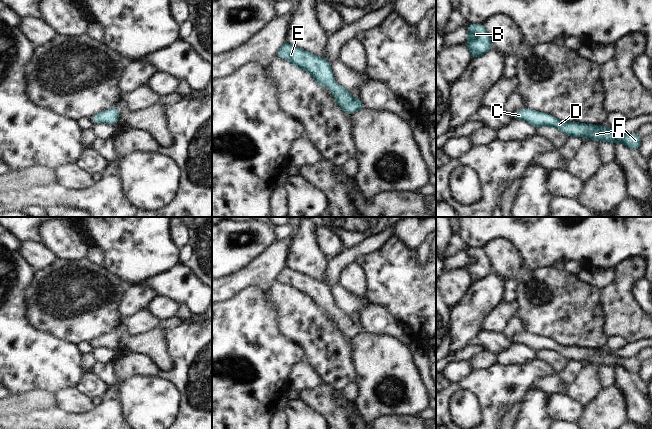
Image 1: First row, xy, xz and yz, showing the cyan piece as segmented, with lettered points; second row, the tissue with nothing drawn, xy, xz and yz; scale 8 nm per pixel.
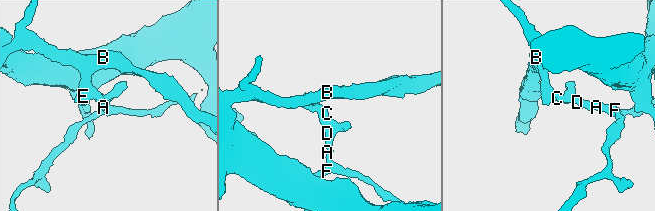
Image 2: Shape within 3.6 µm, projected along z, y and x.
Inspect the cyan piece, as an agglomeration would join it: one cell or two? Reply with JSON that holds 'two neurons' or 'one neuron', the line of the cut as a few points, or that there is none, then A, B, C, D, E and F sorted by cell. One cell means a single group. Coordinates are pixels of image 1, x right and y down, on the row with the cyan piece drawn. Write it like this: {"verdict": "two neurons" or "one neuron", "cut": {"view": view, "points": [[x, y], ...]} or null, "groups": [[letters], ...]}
{"verdict": "one neuron", "cut": null, "groups": [["A", "B", "C", "D", "E", "F"]]}

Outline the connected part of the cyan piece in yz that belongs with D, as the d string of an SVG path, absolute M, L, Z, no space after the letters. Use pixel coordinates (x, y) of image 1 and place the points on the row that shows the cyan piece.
M523 109L512 113L513 119L527 120L534 127L551 126L570 136L587 137L591 140L615 143L620 141L633 150L639 150L641 138L636 133L624 134L609 127L587 125L577 122L562 122L554 116Z

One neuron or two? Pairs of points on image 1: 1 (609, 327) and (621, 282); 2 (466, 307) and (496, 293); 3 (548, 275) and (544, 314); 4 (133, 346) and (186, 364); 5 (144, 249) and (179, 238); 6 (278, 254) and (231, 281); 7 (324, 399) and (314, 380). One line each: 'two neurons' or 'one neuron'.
1: one neuron
2: one neuron
3: one neuron
4: two neurons
5: two neurons
6: one neuron
7: two neurons

